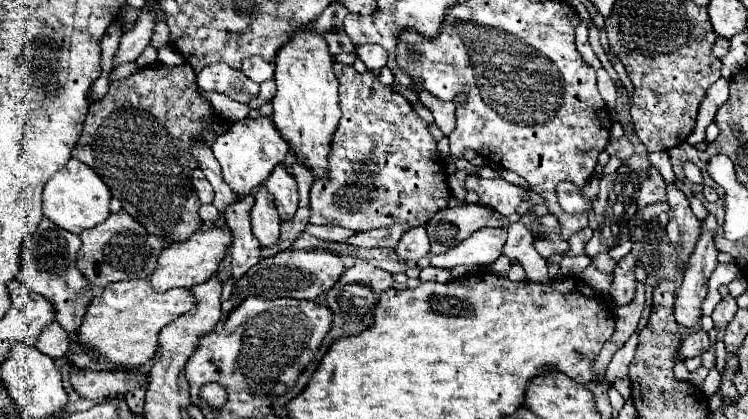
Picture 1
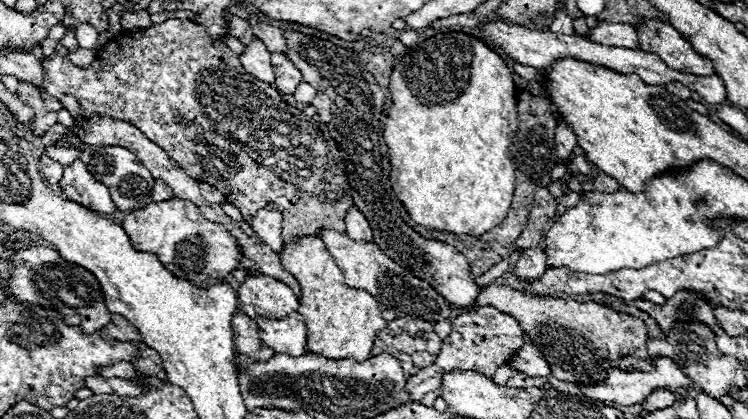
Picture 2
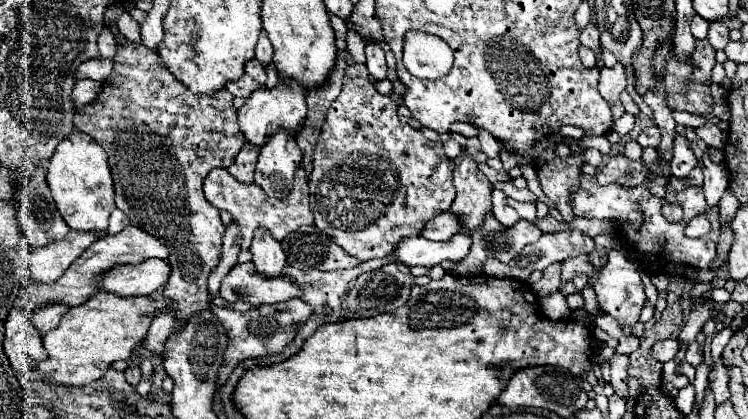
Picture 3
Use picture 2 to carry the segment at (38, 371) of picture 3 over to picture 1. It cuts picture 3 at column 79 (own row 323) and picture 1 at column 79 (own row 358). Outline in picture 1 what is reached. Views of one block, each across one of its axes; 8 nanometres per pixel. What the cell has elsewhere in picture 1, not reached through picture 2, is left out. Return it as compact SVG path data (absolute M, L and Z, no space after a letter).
M122 280L106 286L100 296L96 296L86 314L84 322L78 330L78 340L82 346L92 348L96 358L86 354L70 356L78 368L92 368L104 370L114 366L124 368L140 368L150 362L158 352L158 334L160 330L176 320L178 316L186 314L194 306L194 298L190 290L166 290L166 292L152 292L148 280Z

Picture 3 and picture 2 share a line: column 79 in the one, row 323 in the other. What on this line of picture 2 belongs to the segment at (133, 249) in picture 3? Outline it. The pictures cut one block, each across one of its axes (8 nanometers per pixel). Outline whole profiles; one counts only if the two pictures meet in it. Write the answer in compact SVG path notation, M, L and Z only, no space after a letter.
M292 312L280 320L256 318L256 322L260 328L262 344L270 346L274 352L288 356L306 354L306 324L298 312Z

